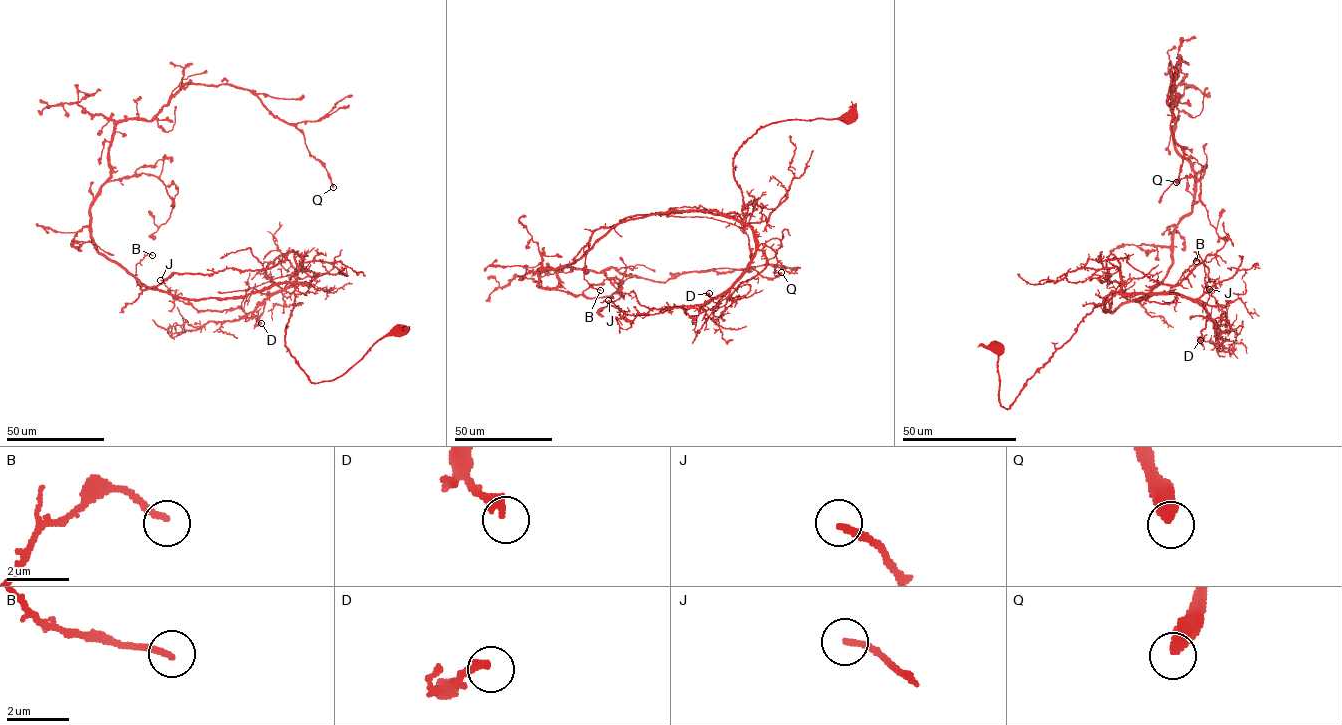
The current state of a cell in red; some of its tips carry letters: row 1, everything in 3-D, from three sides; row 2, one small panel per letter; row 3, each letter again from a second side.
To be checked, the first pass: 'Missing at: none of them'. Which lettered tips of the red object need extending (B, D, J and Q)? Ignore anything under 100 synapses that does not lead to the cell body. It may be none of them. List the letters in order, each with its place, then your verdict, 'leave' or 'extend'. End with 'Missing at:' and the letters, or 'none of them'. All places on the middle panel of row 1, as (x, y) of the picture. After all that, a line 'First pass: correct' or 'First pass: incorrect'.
B: (600, 290) | leave
D: (709, 293) | leave
J: (608, 300) | leave
Q: (781, 272) | leave
Missing at: none of them
First pass: correct

